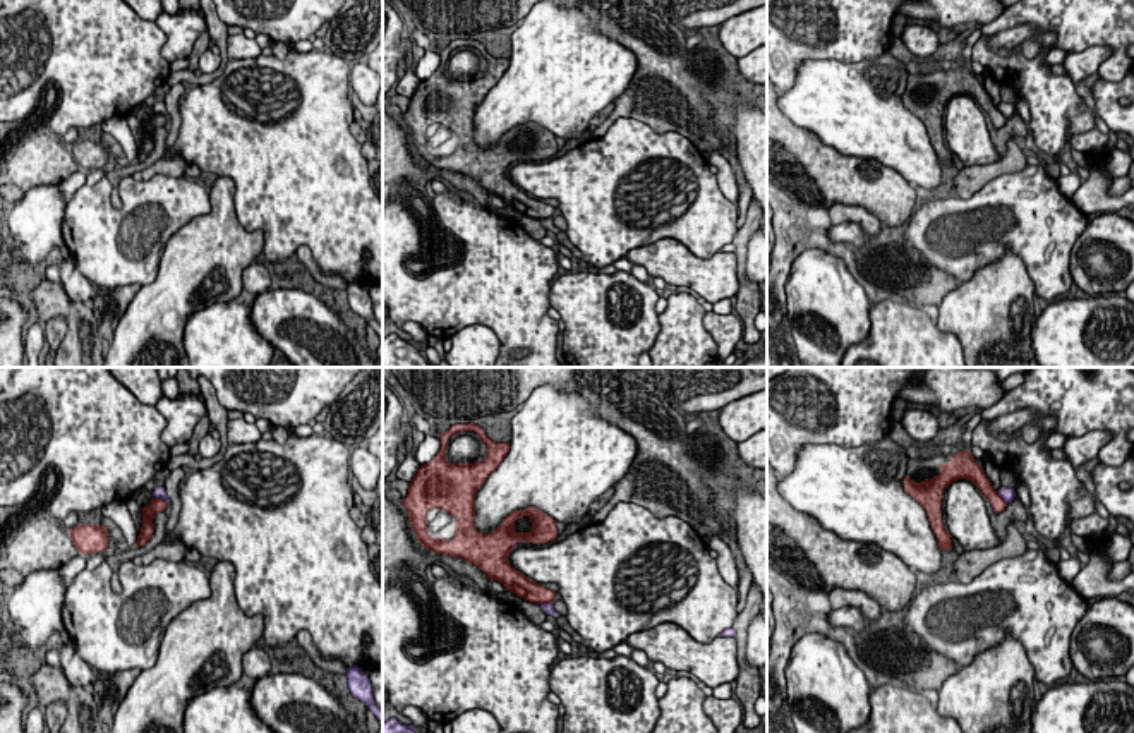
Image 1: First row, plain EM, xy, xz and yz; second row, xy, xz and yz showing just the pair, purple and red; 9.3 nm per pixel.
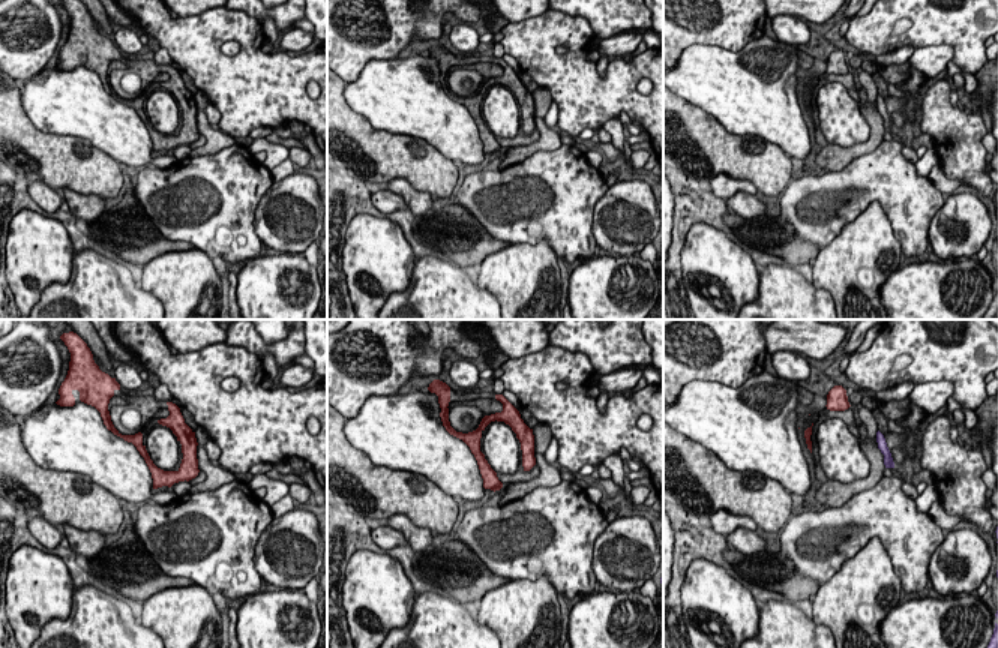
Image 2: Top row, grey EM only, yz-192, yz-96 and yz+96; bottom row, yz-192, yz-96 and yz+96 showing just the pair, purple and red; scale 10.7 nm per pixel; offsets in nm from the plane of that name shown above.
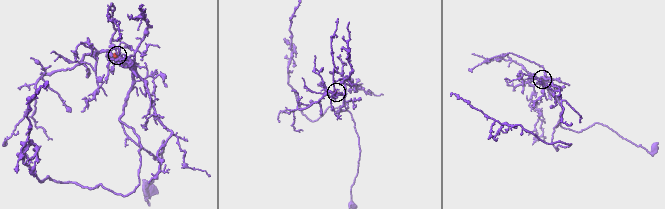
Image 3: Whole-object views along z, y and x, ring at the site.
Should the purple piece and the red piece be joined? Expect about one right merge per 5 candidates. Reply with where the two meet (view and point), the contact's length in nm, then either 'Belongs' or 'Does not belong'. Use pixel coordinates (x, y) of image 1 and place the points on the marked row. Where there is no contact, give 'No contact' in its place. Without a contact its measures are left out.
Touches purple at yz (1001, 496). Shared border 170 nm. Does not belong

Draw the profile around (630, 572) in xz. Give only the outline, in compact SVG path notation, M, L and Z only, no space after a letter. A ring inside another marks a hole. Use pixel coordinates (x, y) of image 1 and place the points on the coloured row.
M621 501L602 522L580 527L549 548L513 549L508 561L535 584L558 584L570 627L583 637L585 647L602 656L630 635L660 623L676 623L700 644L710 644L726 628L733 628L738 615L738 591L722 579L717 561L709 551L702 536L678 517L659 518L640 505Z

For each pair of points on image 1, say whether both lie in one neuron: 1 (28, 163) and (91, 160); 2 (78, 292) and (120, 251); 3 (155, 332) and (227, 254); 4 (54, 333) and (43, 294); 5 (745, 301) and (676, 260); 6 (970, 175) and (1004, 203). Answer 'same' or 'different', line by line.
1: same
2: different
3: same
4: different
5: different
6: different

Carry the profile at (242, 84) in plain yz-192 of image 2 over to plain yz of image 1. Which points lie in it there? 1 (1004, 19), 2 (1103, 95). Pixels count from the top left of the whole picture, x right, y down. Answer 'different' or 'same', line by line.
1: different
2: same

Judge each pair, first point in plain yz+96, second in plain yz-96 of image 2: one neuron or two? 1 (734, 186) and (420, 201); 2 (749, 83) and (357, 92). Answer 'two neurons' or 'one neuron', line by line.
1: one neuron
2: one neuron

